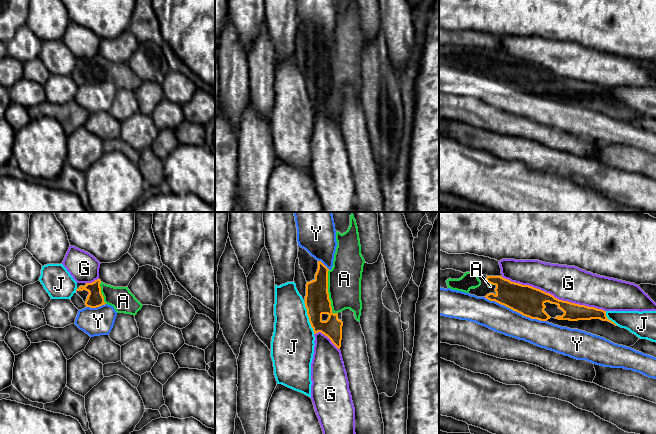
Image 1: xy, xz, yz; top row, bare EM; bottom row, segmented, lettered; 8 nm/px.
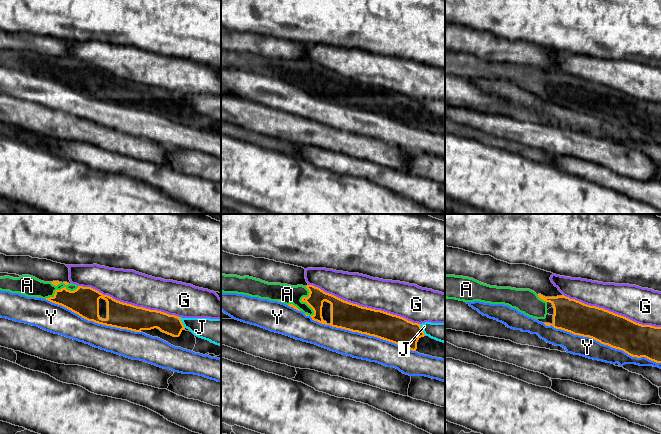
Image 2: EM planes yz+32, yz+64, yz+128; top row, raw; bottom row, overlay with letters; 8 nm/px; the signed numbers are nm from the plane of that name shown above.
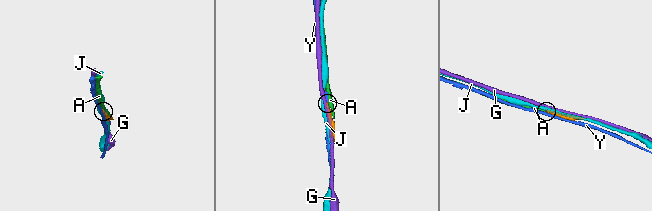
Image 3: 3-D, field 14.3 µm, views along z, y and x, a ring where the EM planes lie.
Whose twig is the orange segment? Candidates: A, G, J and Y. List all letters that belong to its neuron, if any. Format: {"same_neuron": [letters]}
{"same_neuron": ["A"]}

